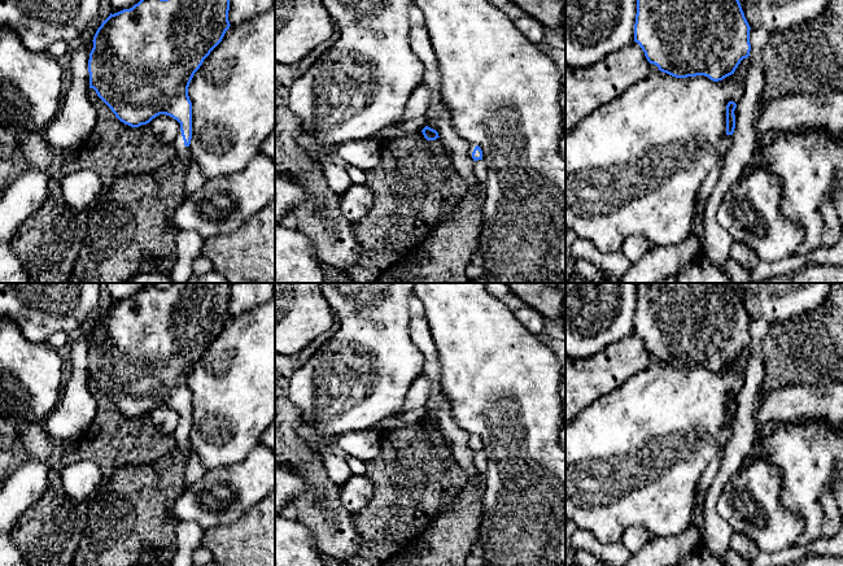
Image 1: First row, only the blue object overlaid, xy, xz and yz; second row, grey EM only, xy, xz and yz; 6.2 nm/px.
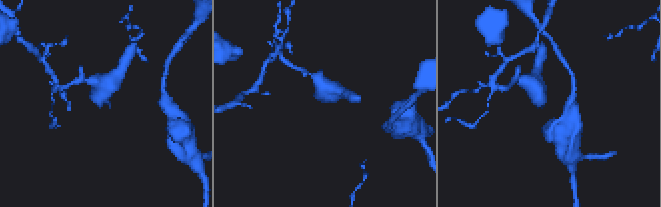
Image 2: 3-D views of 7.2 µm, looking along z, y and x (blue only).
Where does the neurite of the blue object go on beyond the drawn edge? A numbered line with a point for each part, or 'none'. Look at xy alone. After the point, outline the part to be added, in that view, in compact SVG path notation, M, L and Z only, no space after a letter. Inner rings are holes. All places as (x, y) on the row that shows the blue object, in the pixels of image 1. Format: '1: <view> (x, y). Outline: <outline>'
1: xy (184, 156). Outline: M179 131L174 145L176 148L176 154L178 154L178 160L184 165L184 167L187 169L192 161L192 153L191 153L191 148L184 145L184 140L182 136L182 131Z

